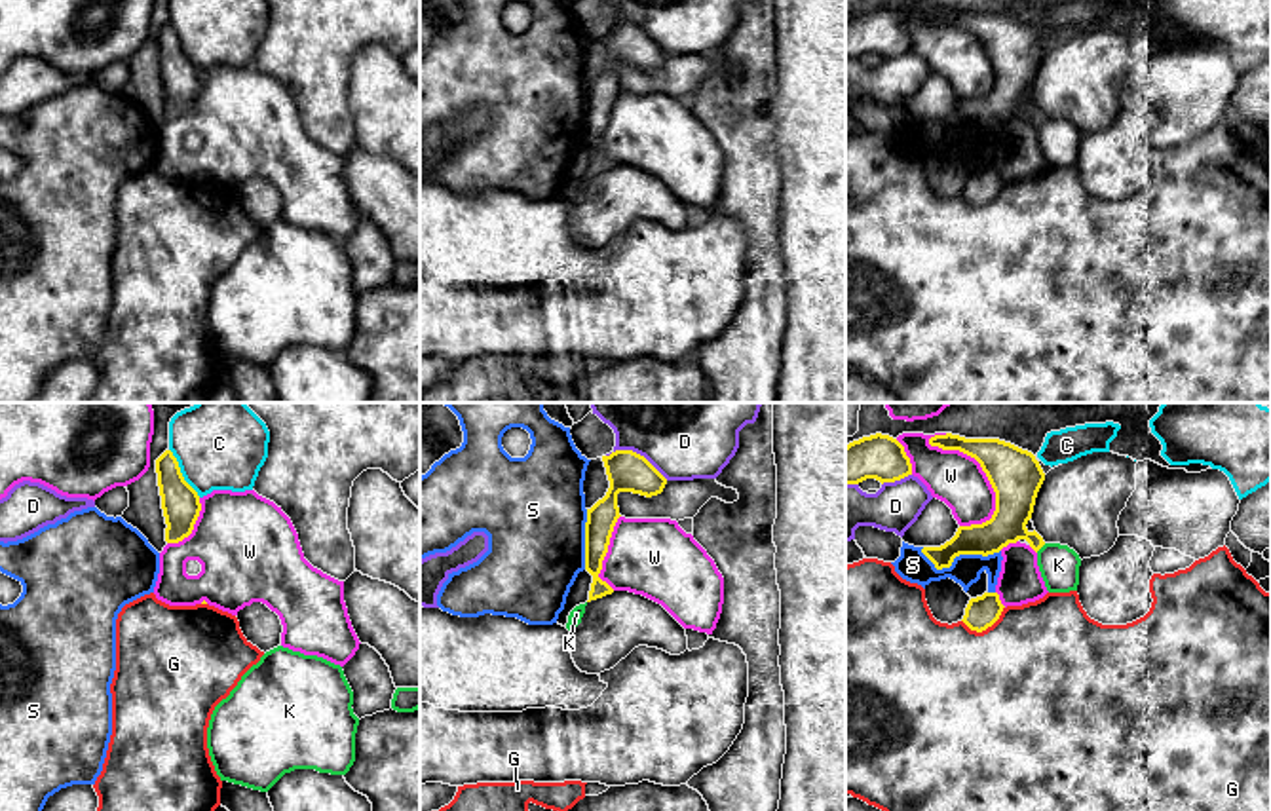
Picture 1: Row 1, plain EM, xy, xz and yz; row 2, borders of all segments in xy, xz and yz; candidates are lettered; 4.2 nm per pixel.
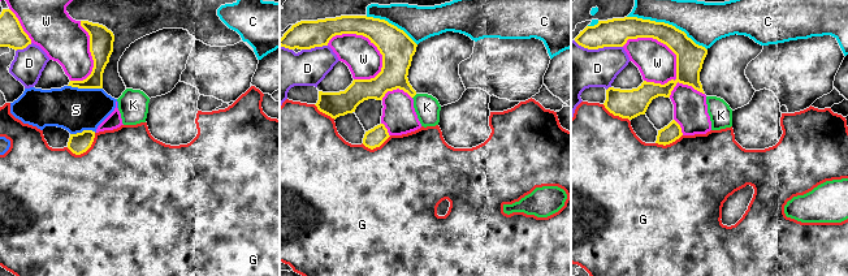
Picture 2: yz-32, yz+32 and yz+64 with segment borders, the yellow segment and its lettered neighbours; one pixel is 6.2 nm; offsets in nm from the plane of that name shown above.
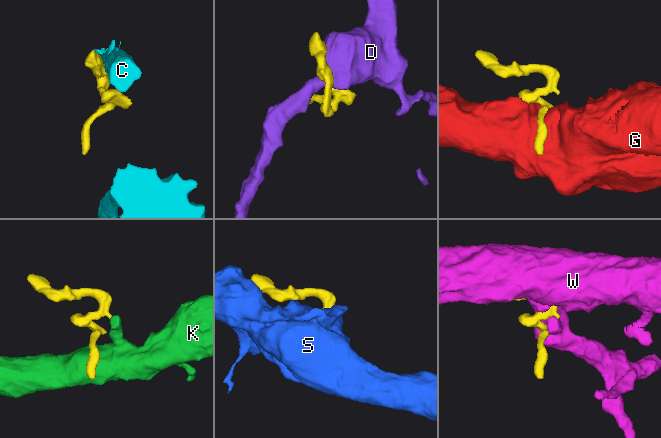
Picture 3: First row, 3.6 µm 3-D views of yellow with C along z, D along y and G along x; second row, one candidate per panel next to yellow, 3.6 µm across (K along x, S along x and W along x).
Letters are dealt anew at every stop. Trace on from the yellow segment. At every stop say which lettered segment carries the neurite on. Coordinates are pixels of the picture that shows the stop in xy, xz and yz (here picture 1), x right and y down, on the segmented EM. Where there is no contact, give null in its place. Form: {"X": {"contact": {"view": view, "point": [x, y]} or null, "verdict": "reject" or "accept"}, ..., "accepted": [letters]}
{"C": {"contact": {"view": "xy", "point": [181, 473]}, "verdict": "reject"}, "D": {"contact": {"view": "xz", "point": [635, 452]}, "verdict": "reject"}, "G": {"contact": {"view": "yz", "point": [985, 629]}, "verdict": "reject"}, "K": {"contact": {"view": "yz", "point": [1040, 547]}, "verdict": "reject"}, "S": {"contact": {"view": "yz", "point": [958, 555]}, "verdict": "reject"}, "W": {"contact": {"view": "yz", "point": [979, 462]}, "verdict": "reject"}, "accepted": []}

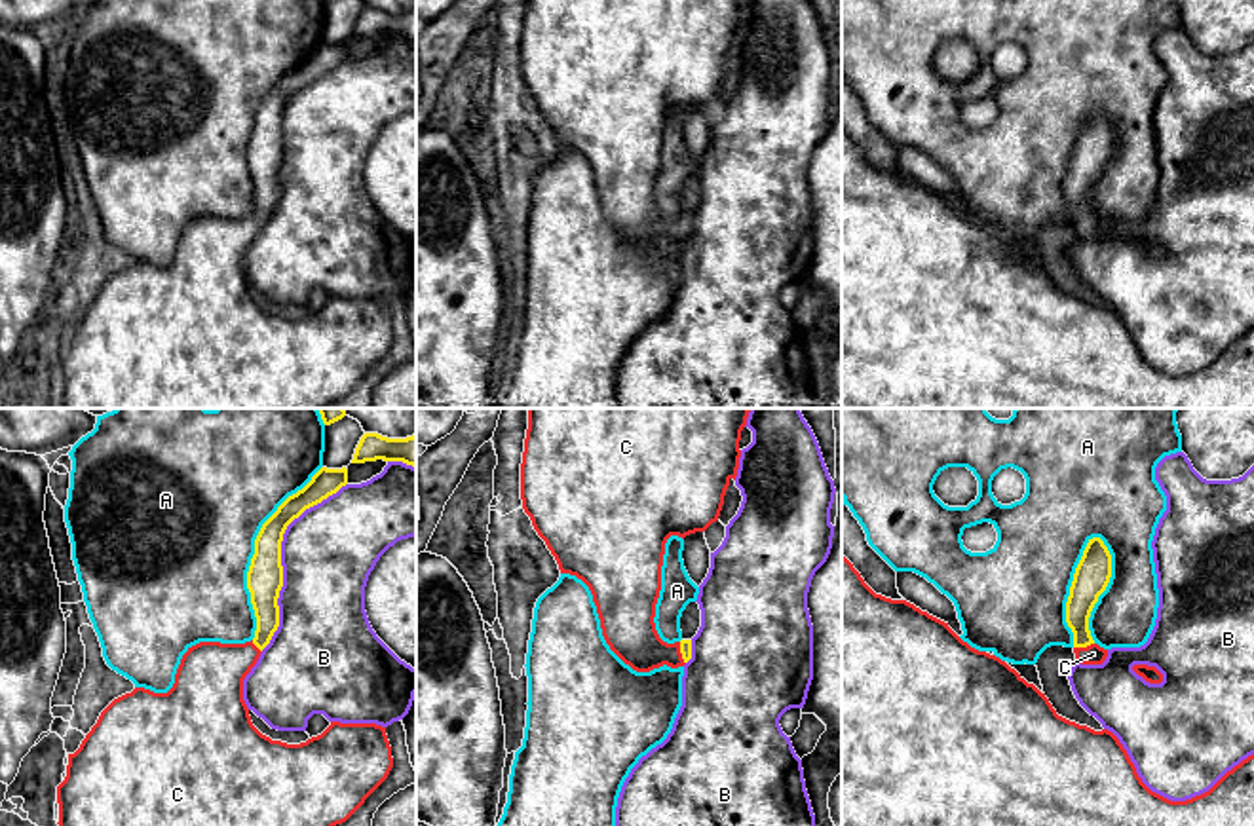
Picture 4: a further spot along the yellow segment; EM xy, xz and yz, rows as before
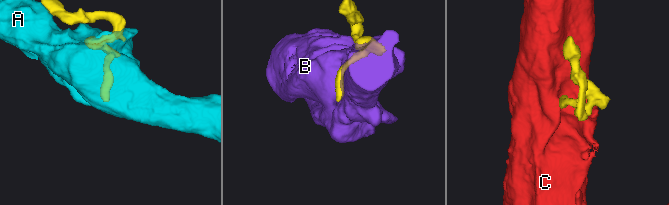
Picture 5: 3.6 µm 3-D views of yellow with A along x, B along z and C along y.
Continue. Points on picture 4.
{"A": {"contact": {"view": "yz", "point": [1070, 589]}, "verdict": "reject"}, "B": {"contact": {"view": "xy", "point": [280, 559]}, "verdict": "reject"}, "C": {"contact": {"view": "xz", "point": [681, 652]}, "verdict": "accept"}, "accepted": ["C"]}

